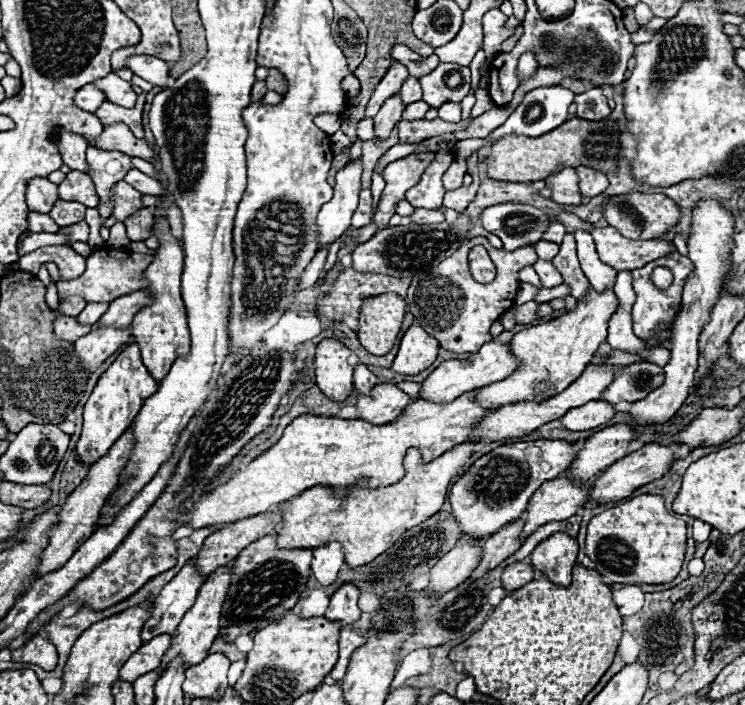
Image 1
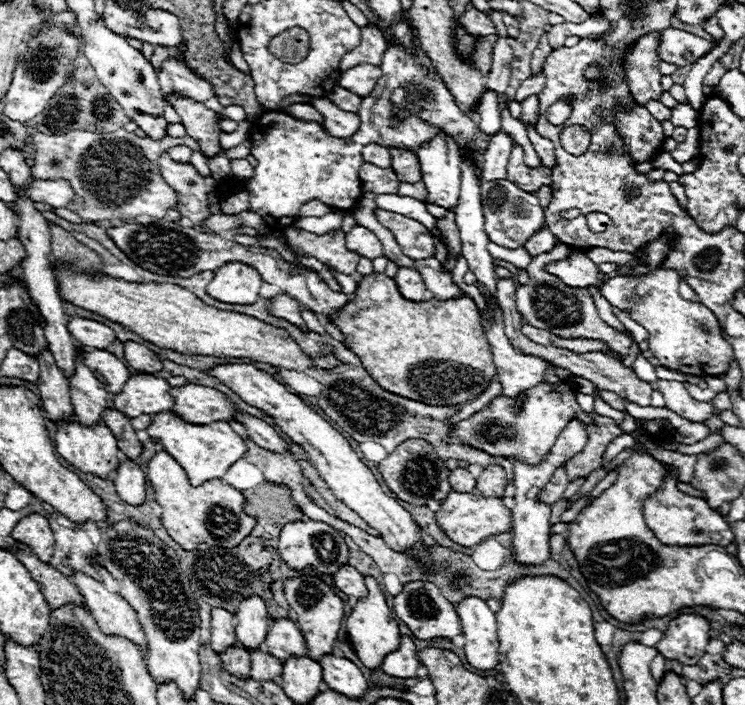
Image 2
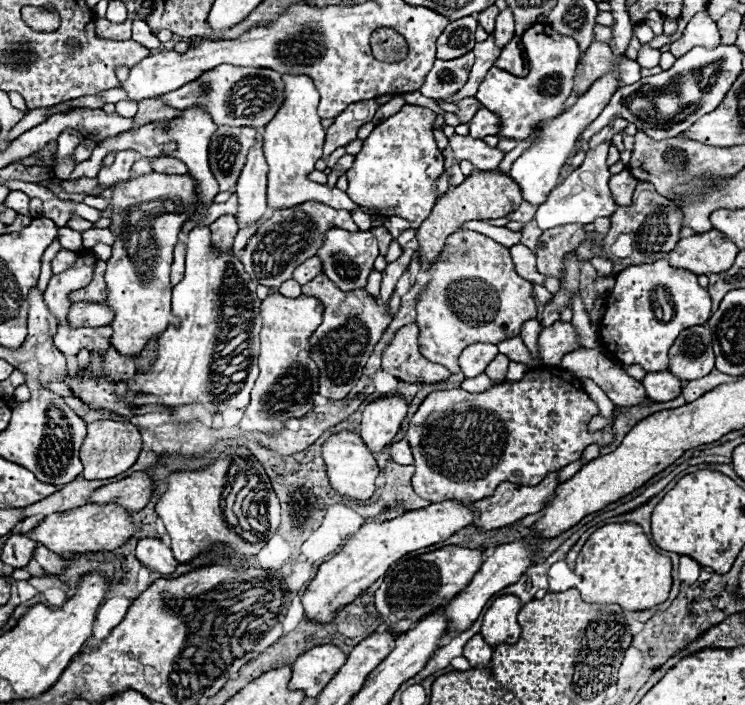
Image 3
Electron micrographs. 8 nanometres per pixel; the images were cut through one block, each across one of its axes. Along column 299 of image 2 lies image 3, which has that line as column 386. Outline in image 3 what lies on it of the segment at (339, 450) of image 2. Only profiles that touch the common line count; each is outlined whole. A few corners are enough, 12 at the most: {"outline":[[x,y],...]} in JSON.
{"outline":[[386,396],[362,412],[360,434],[376,454],[392,444],[406,400]]}

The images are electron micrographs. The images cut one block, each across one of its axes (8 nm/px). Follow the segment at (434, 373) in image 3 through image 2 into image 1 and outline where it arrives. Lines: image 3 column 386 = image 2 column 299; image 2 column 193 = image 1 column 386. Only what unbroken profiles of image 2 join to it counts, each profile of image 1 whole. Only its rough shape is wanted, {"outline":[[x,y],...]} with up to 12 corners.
{"outline":[[396,294],[366,298],[358,338],[384,356],[398,338],[406,312]]}

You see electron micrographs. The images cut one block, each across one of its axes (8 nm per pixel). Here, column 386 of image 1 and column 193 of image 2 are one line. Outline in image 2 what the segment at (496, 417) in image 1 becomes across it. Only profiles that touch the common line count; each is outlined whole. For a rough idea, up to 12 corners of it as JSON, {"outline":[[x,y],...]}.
{"outline":[[172,412],[146,432],[192,486],[222,478],[246,454],[228,422],[200,426]]}

